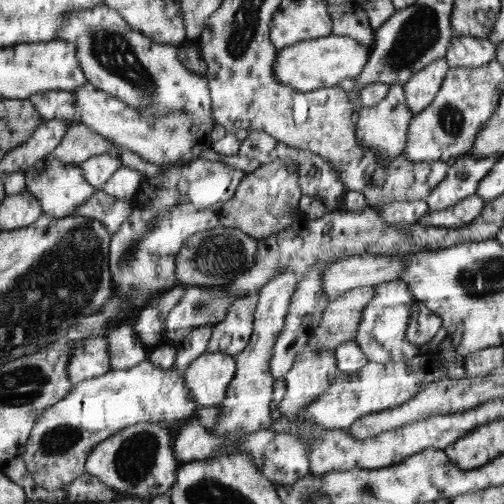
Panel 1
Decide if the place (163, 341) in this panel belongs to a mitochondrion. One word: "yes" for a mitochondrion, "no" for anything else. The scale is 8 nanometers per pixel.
no

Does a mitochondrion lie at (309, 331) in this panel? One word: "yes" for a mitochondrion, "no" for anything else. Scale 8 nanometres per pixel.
no

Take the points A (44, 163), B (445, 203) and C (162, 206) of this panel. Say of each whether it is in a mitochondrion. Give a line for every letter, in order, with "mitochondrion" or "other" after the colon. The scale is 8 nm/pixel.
A: other
B: other
C: mitochondrion

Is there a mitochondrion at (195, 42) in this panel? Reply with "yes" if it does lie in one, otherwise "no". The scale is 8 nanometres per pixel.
no

